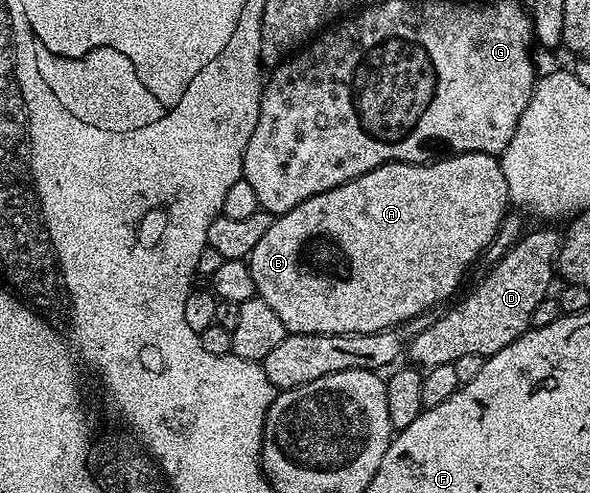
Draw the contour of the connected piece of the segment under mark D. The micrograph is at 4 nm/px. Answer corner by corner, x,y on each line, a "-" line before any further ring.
555,227
543,228
547,229
524,232
523,238
490,266
487,278
468,297
460,296
448,313
432,320
411,338
405,353
416,361
412,361
416,366
428,370
438,365
454,365
461,355
481,355
486,359
532,328
535,312
546,299
551,280
556,280
561,244
560,230
558,233
551,229

